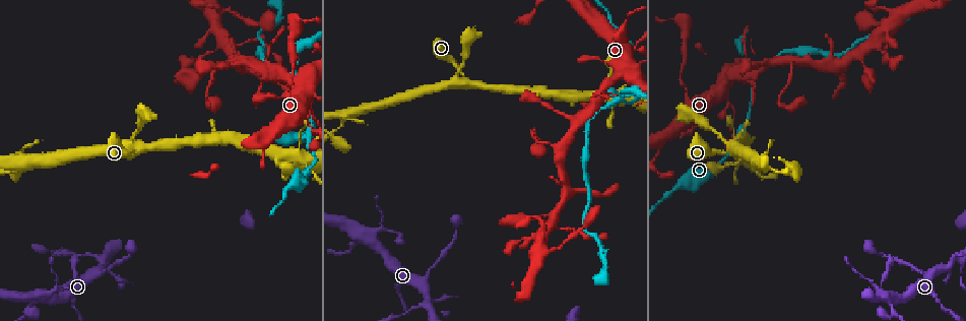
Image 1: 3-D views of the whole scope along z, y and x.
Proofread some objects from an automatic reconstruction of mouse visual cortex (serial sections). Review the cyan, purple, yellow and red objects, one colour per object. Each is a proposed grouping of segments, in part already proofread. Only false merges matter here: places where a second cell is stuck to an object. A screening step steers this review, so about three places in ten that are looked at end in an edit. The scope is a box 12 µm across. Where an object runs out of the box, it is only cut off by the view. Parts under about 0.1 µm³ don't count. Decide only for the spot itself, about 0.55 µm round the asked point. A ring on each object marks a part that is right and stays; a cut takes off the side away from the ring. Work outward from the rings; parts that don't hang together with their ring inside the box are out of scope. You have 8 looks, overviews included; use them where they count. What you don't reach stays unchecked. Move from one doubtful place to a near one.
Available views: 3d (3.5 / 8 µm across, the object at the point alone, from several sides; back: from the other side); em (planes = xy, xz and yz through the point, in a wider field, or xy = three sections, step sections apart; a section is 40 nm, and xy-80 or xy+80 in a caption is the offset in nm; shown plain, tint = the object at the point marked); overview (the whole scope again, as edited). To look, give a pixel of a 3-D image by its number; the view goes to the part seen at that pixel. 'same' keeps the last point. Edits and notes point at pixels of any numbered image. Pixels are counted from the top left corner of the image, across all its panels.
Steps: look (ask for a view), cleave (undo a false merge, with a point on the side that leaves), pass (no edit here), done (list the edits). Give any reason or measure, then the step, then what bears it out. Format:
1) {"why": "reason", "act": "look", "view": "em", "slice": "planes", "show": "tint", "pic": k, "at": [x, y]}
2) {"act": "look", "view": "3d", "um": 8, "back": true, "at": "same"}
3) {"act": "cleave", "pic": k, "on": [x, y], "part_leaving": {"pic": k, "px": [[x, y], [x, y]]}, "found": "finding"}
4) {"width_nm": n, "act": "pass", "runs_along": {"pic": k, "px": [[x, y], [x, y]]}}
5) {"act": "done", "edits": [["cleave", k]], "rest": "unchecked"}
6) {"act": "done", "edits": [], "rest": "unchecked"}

{"why": "abrupt turn", "act": "look", "view": "3d", "um": 3.5, "pic": 1, "at": [305, 136]}

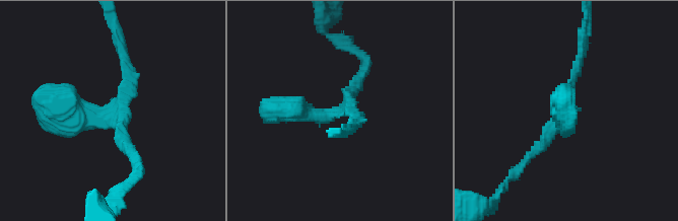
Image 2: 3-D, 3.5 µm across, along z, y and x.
{"arms": 3, "arm_widths_nm": [150, 150, 400], "act": "look", "view": "em", "slice": "planes", "show": "tint", "pic": 2, "at": [341, 108]}

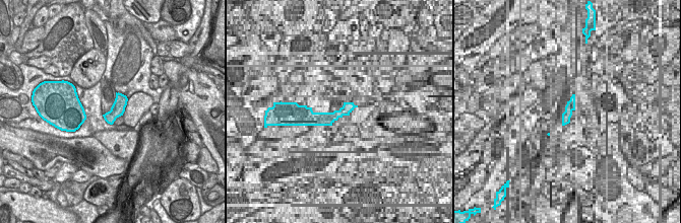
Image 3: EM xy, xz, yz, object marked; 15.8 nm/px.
{"act": "look", "view": "em", "slice": "xy", "step": 5, "show": "tint", "at": "same"}

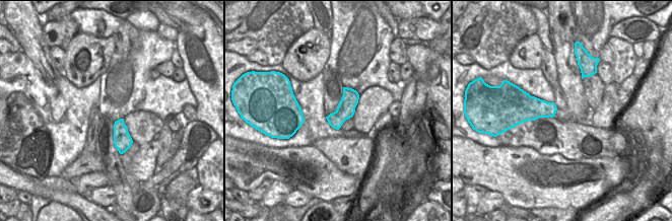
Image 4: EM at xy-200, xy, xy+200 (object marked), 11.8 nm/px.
{"act": "pass", "runs_along": {"pic": 2, "px": [[138, 162], [122, 119], [48, 102]]}, "found": "all the same cell"}

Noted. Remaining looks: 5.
{"why": "three arms meet", "act": "look", "view": "3d", "um": 8, "back": true, "pic": 1, "at": [794, 58]}

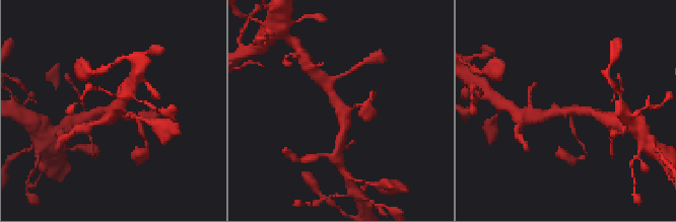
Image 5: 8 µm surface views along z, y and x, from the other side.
{"arms": 3, "arm_widths_nm": [100, 300, 350], "why": "need the tissue", "act": "look", "view": "em", "slice": "planes", "show": "tint", "pic": 5, "at": [568, 112]}

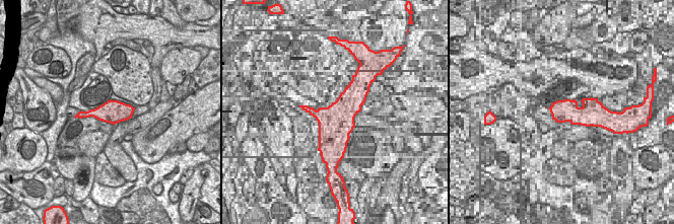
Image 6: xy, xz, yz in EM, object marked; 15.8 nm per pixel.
{"act": "pass", "runs_along": {"pic": 5, "px": [[326, 85], [342, 109], [341, 139]]}, "found": "all the same cell"}

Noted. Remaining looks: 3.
{"why": "a fork", "act": "look", "view": "3d", "um": 3.5, "pic": 1, "at": [620, 100]}

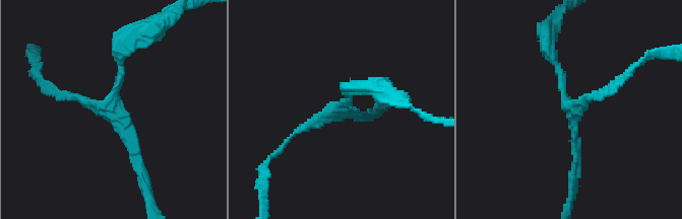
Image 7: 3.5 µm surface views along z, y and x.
{"act": "pass", "runs_along": {"pic": 7, "px": [[141, 173], [117, 121], [76, 95], [57, 95]]}, "found": "continuous, no second cell"}

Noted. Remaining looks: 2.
{"act": "done", "edits": [], "rest": "unchecked"}

